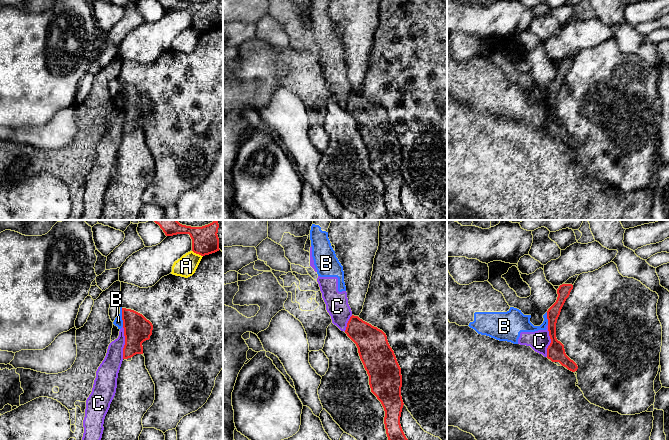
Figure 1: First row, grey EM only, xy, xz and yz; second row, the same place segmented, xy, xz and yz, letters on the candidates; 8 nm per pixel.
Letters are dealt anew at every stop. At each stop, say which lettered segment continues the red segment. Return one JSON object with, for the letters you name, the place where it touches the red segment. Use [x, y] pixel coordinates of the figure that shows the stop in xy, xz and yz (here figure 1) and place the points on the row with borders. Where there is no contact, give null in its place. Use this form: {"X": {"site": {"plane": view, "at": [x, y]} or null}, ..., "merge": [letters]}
{"merge": []}

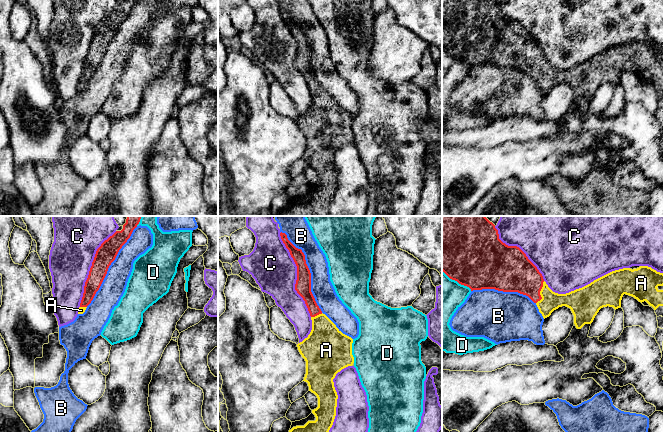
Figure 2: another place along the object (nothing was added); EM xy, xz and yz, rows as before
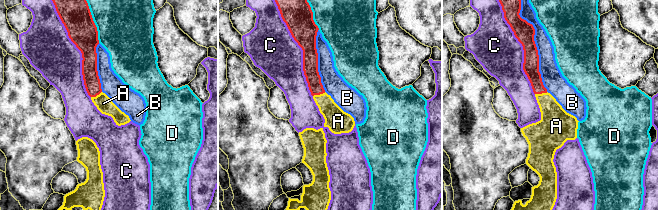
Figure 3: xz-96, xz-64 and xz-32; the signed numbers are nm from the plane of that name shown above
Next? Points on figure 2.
{"A": {"site": {"plane": "yz", "at": [539, 292]}}, "merge": ["A"]}

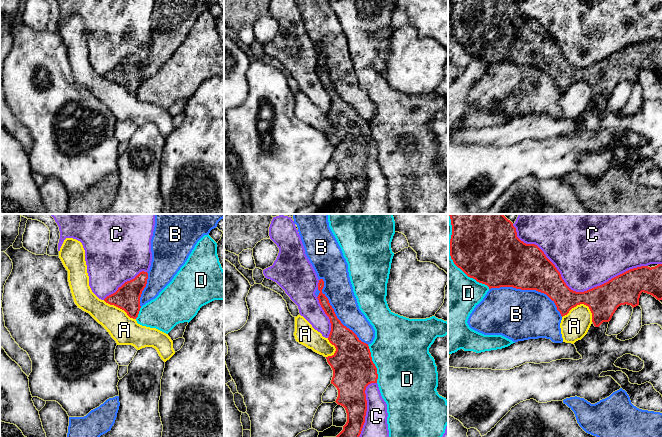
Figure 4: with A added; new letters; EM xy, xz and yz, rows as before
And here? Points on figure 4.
{"merge": []}

